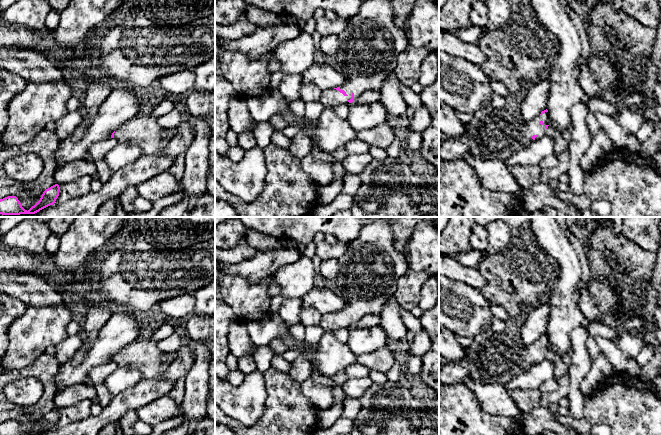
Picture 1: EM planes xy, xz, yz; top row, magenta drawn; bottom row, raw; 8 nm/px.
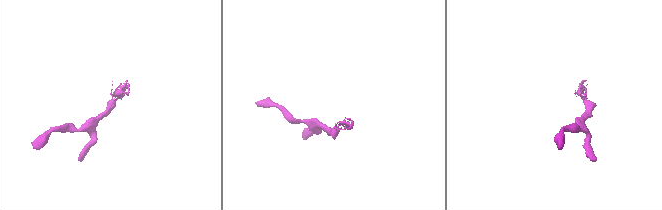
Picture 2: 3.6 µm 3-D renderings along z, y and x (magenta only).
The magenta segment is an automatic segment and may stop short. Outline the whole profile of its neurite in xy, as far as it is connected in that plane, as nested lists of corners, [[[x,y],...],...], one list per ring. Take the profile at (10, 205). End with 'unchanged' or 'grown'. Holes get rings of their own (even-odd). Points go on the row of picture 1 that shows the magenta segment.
[[[58,184],[46,189],[41,195],[40,200],[28,211],[25,210],[16,196],[8,196],[0,199],[0,214],[2,215],[20,215],[35,214],[40,210],[53,205],[59,196],[60,187]]] | unchanged

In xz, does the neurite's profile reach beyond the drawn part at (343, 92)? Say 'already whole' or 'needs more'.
needs more

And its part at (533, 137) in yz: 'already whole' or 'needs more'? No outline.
needs more

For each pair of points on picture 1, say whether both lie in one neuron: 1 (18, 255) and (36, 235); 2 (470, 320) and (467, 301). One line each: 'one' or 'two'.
1: two
2: one

